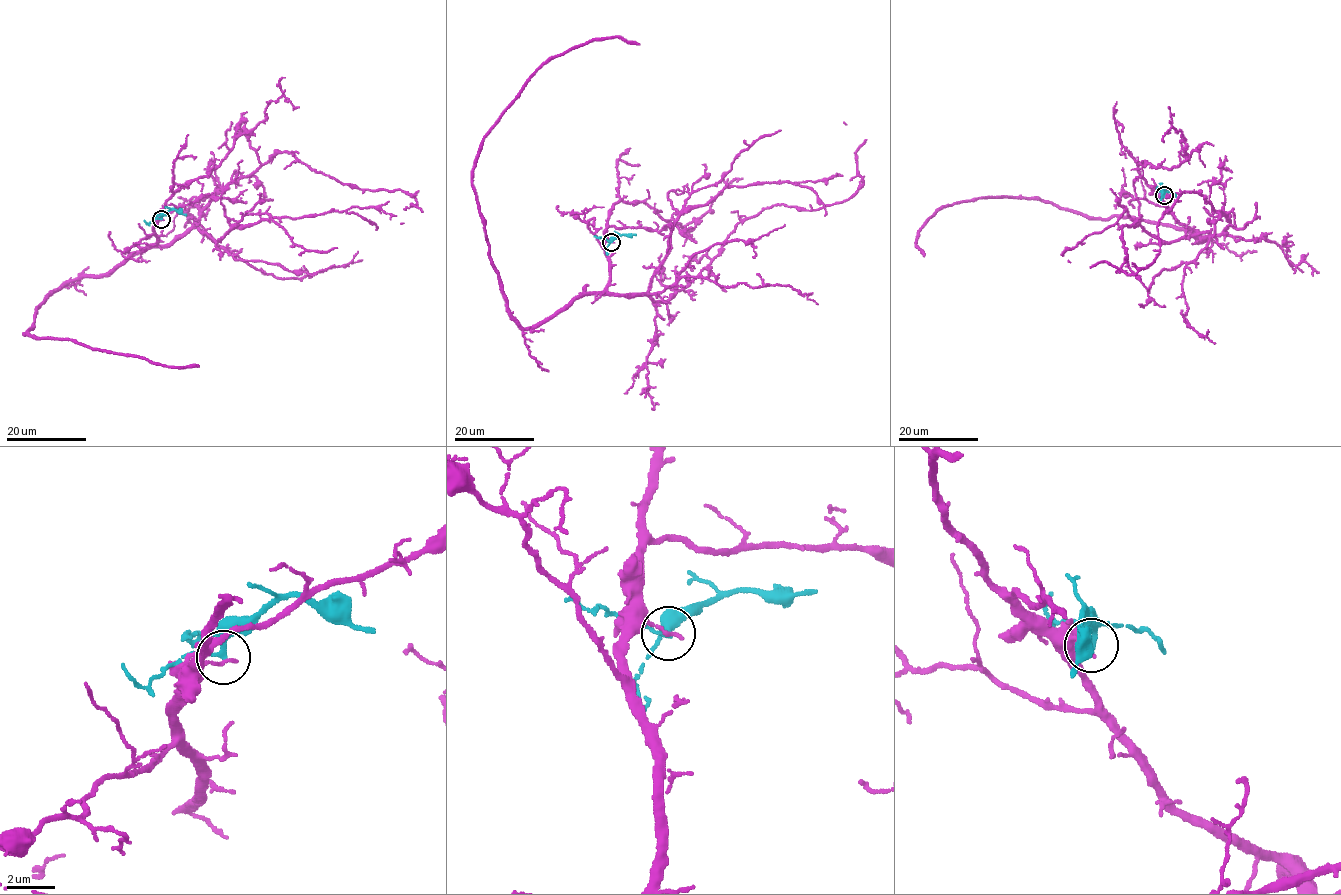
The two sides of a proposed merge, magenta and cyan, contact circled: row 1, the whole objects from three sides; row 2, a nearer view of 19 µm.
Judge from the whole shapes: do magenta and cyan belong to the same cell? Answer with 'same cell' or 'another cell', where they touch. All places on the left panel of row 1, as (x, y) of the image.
another cell; at (161, 219)

